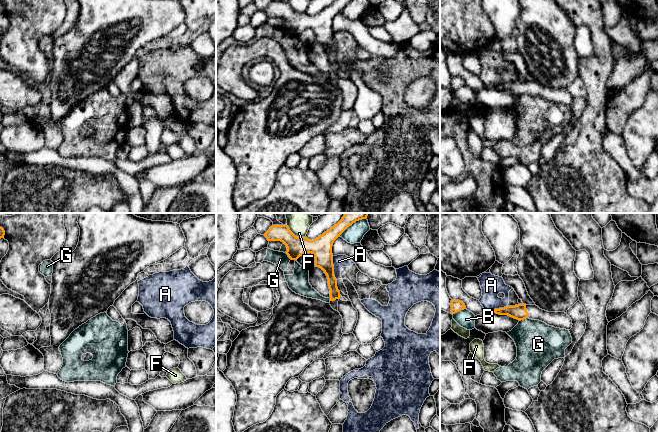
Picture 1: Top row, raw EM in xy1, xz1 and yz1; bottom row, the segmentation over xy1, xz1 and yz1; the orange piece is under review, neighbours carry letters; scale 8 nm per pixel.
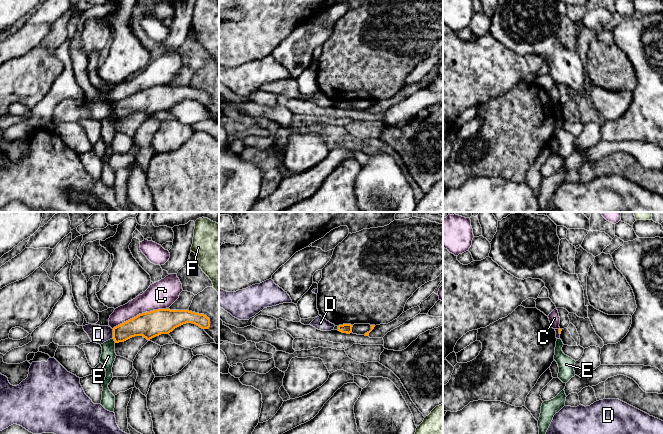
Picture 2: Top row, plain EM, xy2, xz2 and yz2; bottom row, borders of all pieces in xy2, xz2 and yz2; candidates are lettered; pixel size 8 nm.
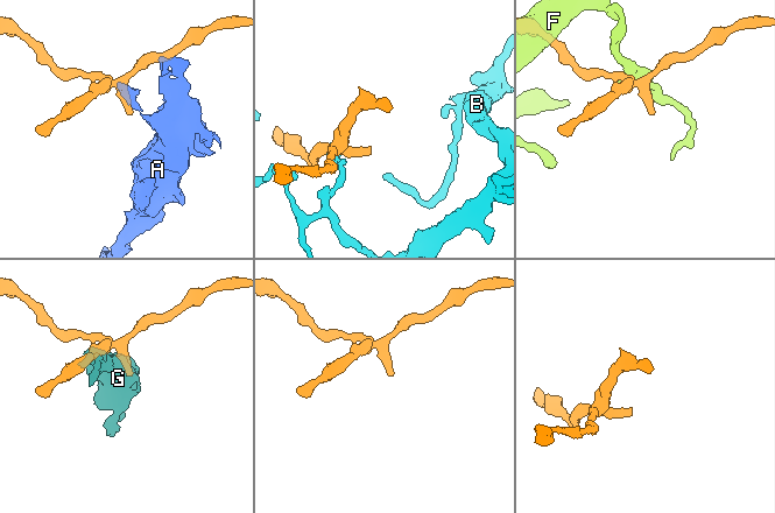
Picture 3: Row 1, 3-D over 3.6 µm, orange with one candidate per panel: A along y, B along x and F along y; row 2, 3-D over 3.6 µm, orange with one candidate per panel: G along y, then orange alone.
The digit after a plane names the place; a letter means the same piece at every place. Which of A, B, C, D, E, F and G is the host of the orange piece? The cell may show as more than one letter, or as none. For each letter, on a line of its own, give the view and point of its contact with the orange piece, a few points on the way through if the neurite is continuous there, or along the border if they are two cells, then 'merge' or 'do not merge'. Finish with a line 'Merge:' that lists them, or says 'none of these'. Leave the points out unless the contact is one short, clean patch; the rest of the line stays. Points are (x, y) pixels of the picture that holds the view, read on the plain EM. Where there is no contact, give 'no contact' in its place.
A: xz1 (333, 44) | along xz1 (332, 32), (333, 50), (337, 55) | do not merge
B: yz1 (458, 87) | do not merge
C: xy2 (139, 90) | do not merge
D: xy2 (113, 110) | along xy2 (112, 105), (113, 114) | do not merge
E: xy2 (114, 116) | along xy2 (113, 114), (115, 118) | do not merge
F: xz1 (294, 11) | do not merge
G: yz1 (523, 95) | do not merge
Merge: none of these

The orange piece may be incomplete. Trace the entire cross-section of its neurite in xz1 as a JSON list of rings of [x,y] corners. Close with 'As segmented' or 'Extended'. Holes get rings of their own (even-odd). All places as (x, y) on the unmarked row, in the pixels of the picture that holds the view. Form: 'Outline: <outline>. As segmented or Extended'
Outline: [[[336,0],[318,14],[297,13],[287,1],[272,1],[264,10],[268,17],[281,17],[286,23],[286,30],[291,36],[297,36],[305,29],[315,32],[315,42],[321,44],[327,52],[330,65],[330,81],[338,87],[341,73],[334,51],[332,22],[334,17],[352,0]]]. Extended

